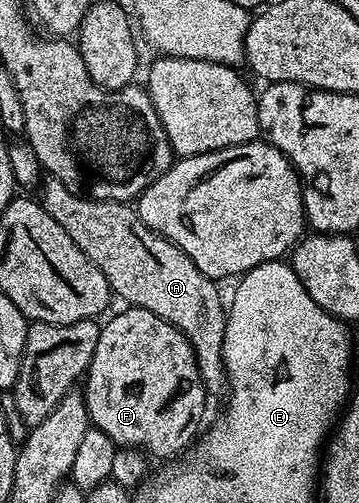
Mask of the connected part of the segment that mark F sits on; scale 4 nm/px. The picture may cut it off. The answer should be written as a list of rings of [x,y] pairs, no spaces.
[[[133,307],[123,310],[107,325],[103,324],[99,328],[96,351],[90,360],[90,368],[84,374],[84,396],[91,426],[104,431],[104,435],[108,435],[115,446],[141,449],[151,458],[170,457],[178,452],[181,454],[191,440],[189,429],[201,419],[208,403],[193,348],[188,338],[172,323],[160,319],[160,315]]]

